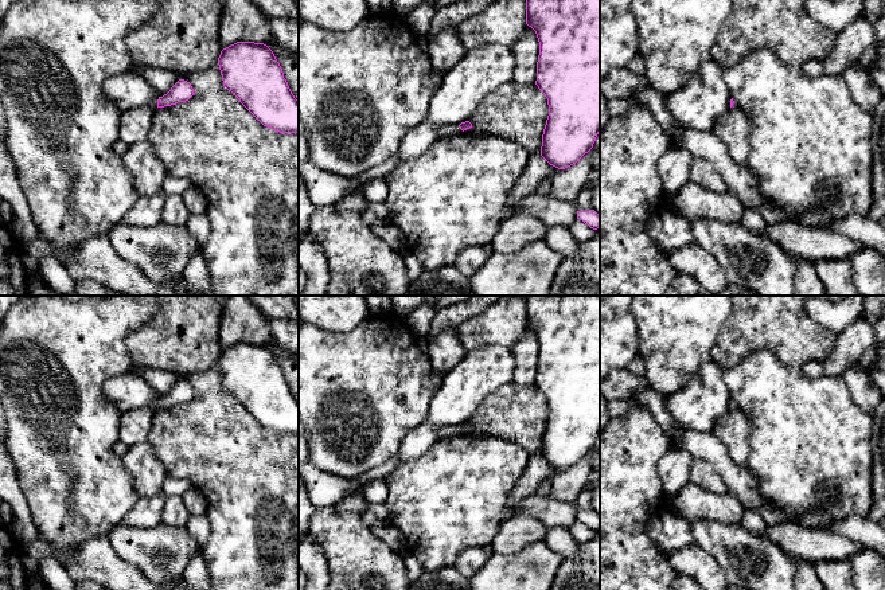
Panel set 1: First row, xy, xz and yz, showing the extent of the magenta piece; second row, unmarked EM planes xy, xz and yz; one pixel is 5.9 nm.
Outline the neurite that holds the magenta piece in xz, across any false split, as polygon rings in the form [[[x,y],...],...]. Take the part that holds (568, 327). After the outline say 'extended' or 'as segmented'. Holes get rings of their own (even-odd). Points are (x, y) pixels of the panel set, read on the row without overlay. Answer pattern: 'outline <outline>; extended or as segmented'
outline [[[526,296],[526,325],[531,328],[539,343],[535,386],[547,399],[549,417],[542,435],[541,457],[553,468],[565,470],[588,454],[600,434],[600,296]]]; as segmented

